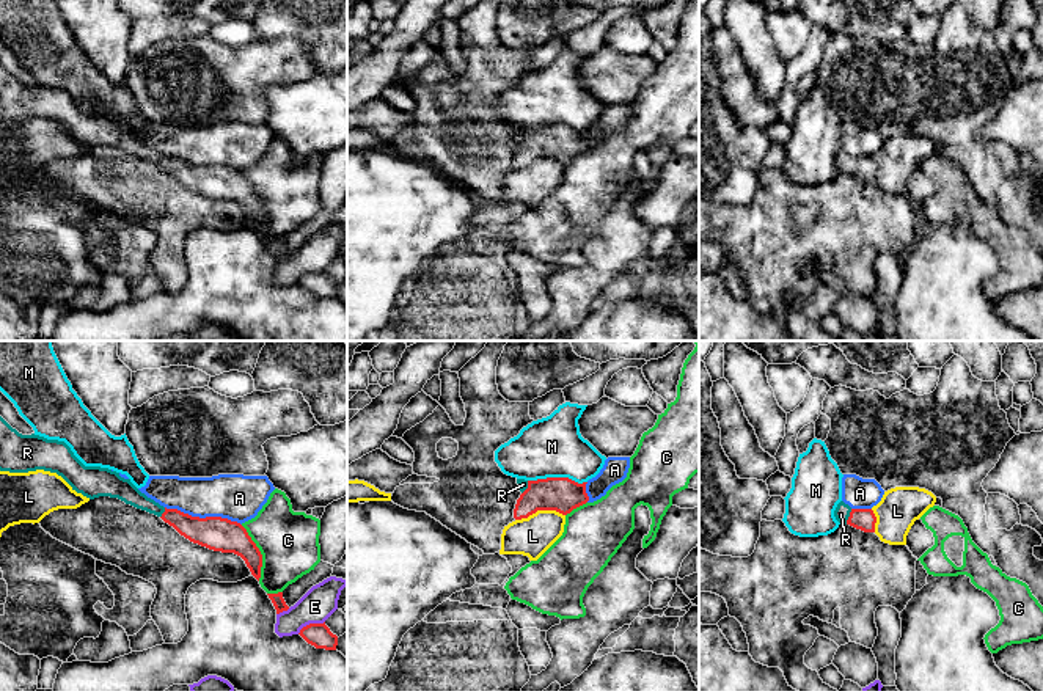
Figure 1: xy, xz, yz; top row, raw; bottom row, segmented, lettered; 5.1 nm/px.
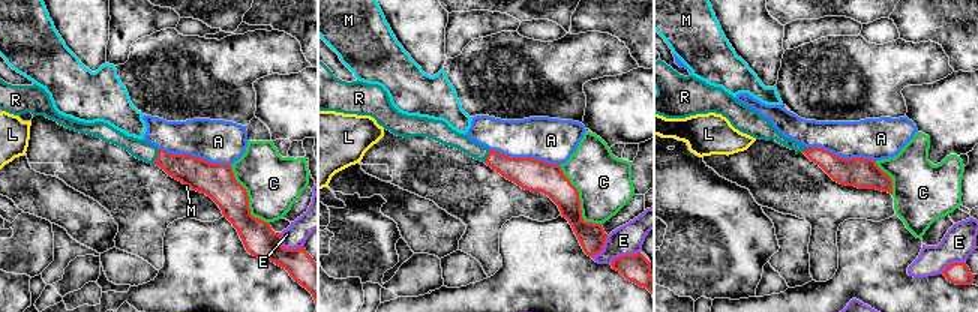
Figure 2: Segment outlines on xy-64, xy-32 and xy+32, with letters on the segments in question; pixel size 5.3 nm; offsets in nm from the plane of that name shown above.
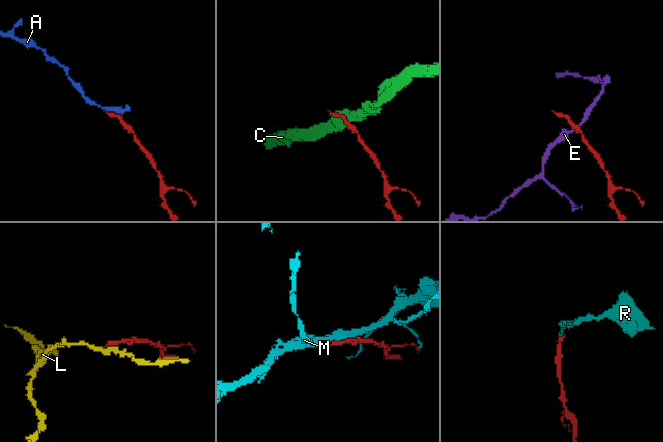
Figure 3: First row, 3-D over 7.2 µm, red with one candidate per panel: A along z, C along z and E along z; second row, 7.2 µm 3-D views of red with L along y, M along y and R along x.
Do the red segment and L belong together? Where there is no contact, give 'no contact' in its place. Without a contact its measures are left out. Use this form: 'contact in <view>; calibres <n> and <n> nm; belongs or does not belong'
contact in xz; calibres 180 and 200 nm; does not belong

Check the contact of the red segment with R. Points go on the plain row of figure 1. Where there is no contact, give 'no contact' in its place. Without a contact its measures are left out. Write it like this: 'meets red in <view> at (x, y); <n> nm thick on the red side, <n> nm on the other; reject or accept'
meets red in yz at (849, 165); 110 nm thick on the red side, 80 nm on the other; accept

